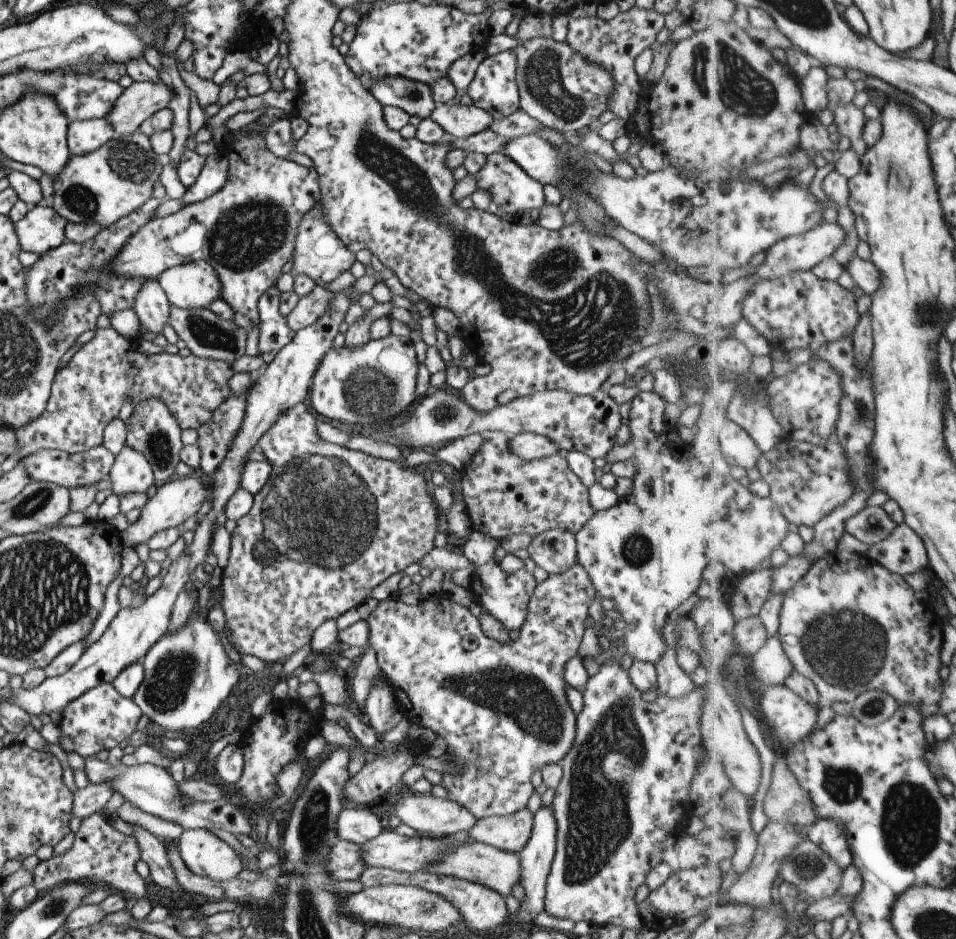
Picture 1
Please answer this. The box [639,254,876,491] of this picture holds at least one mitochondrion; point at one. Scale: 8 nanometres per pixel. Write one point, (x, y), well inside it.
(861, 410)

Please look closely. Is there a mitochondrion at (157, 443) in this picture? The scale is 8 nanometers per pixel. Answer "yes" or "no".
yes

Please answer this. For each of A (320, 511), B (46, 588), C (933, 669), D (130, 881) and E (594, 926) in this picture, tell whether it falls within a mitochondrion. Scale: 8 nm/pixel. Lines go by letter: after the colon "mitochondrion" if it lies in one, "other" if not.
A: mitochondrion
B: mitochondrion
C: other
D: other
E: other

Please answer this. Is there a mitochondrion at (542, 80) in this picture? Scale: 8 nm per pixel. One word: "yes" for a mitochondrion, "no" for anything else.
yes

